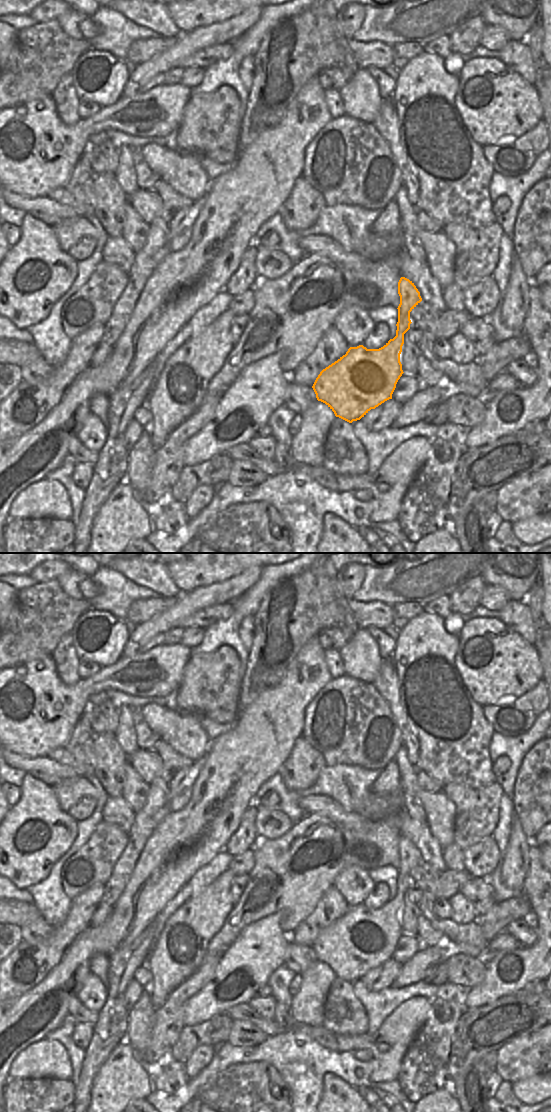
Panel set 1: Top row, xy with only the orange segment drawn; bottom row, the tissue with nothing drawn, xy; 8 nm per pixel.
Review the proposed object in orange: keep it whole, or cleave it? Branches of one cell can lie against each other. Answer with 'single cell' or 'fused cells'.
single cell

